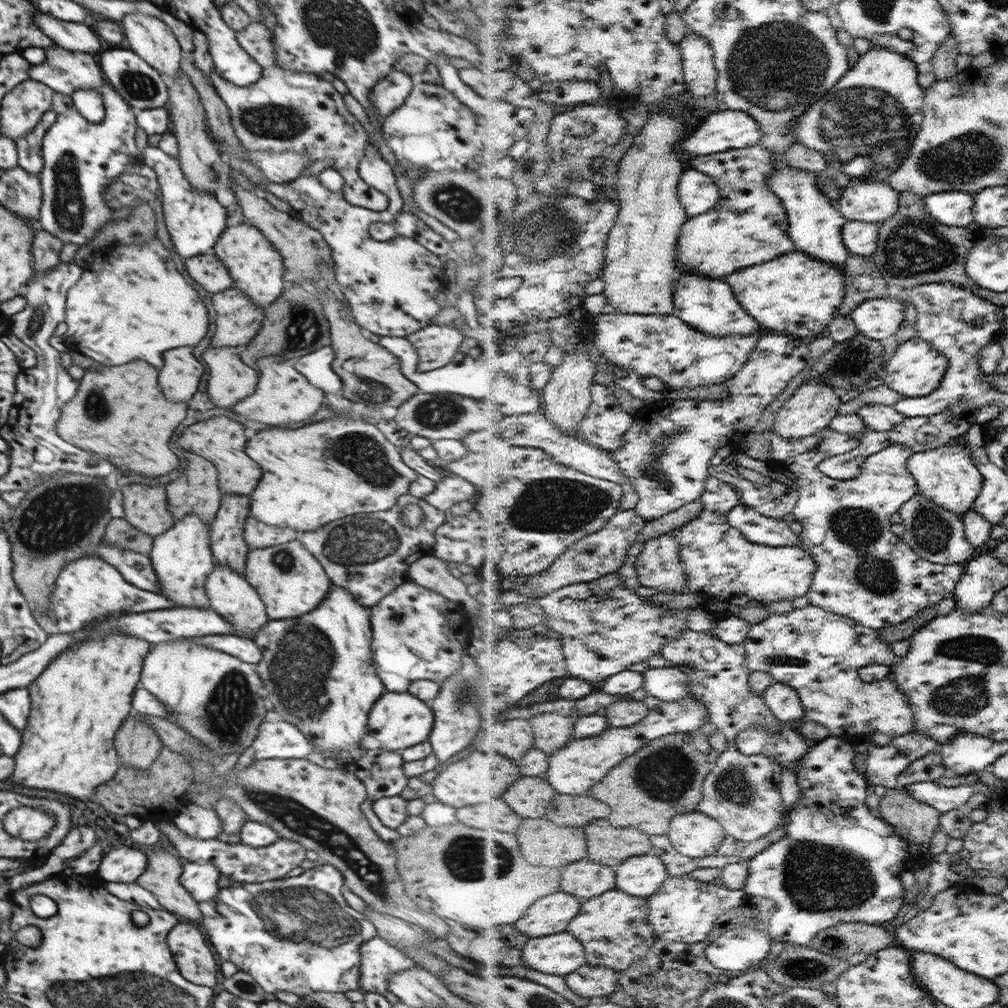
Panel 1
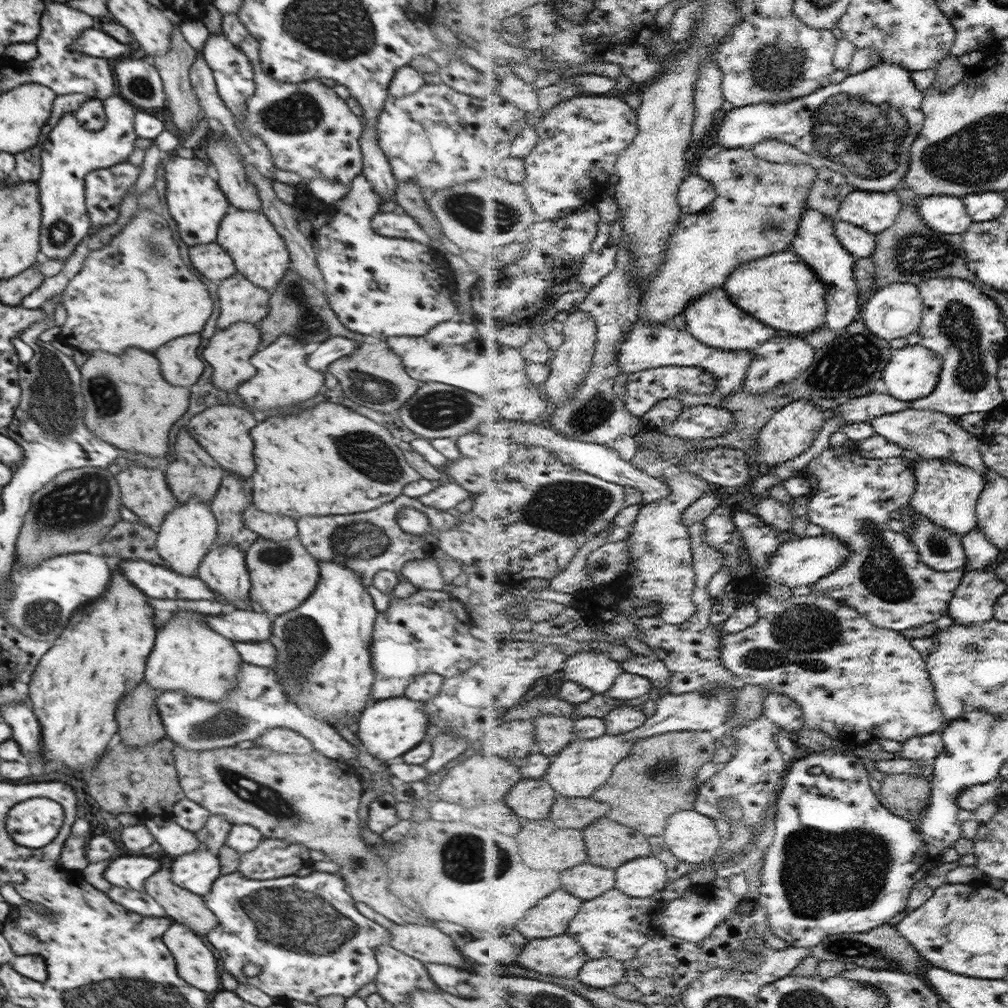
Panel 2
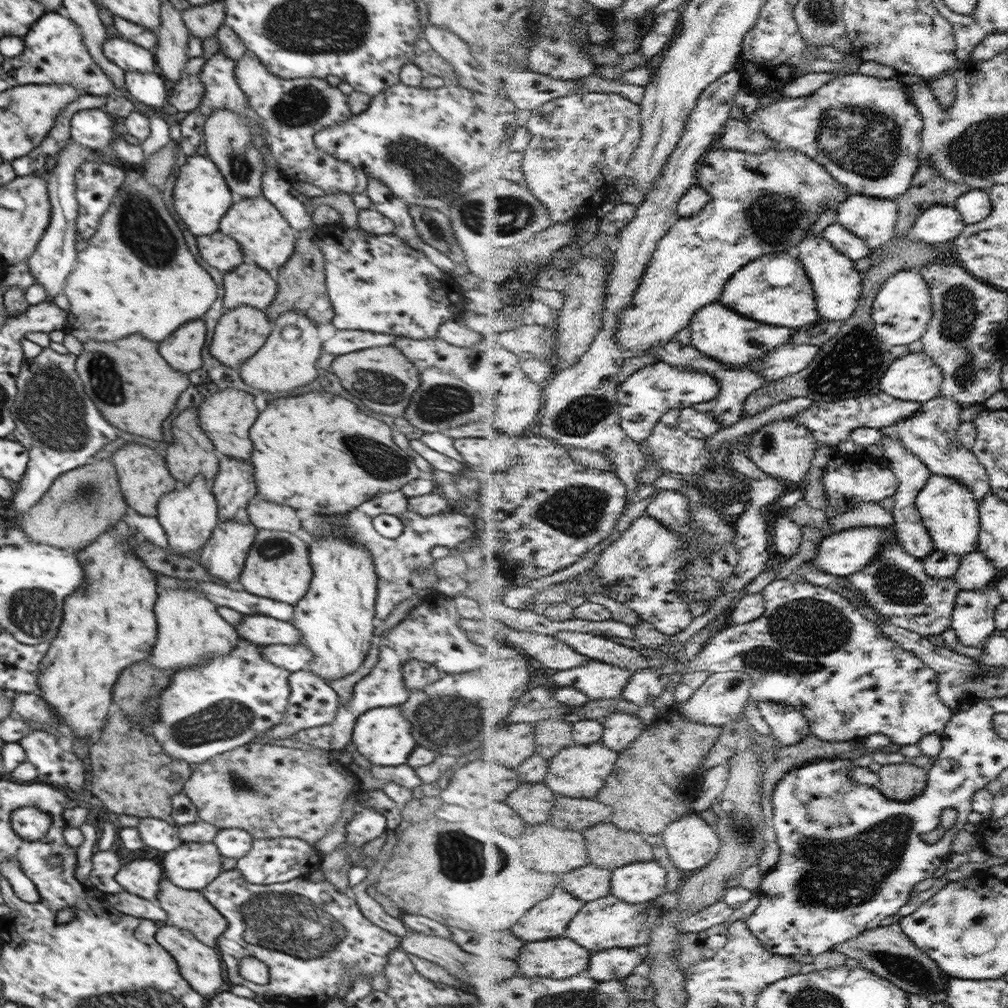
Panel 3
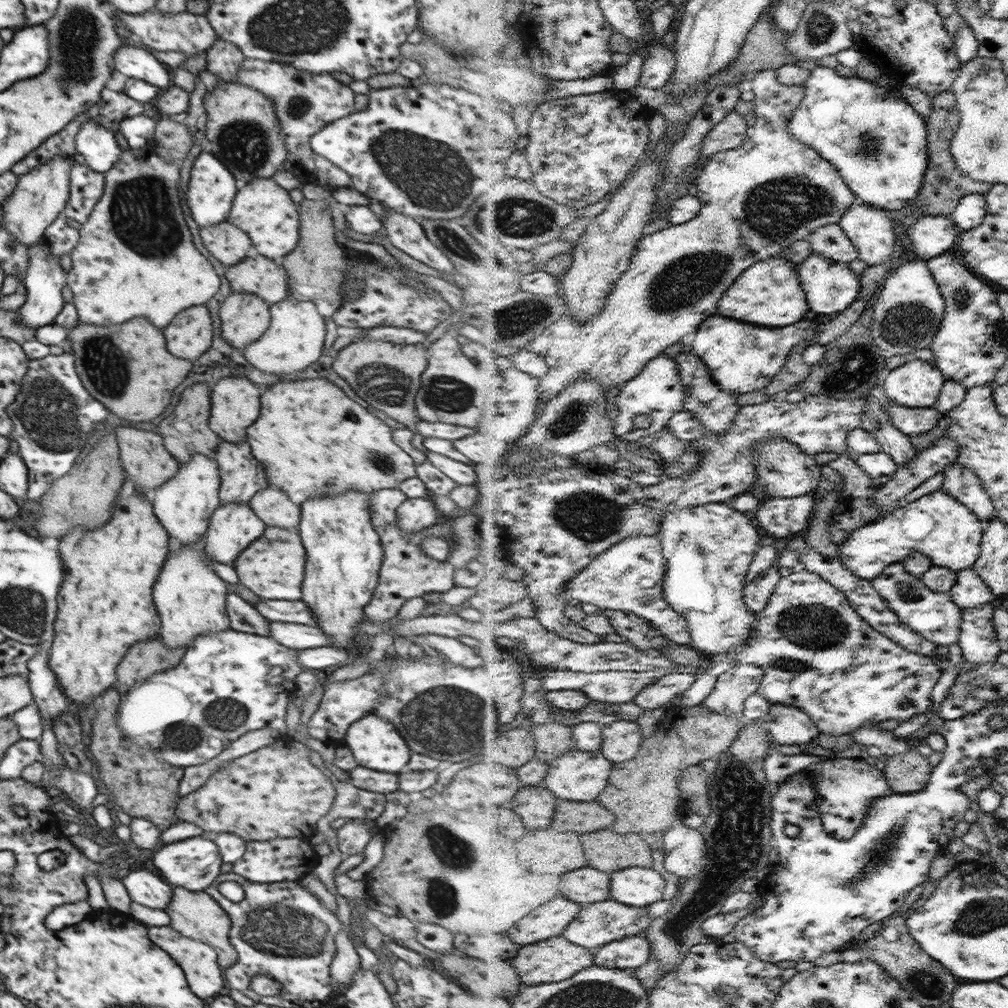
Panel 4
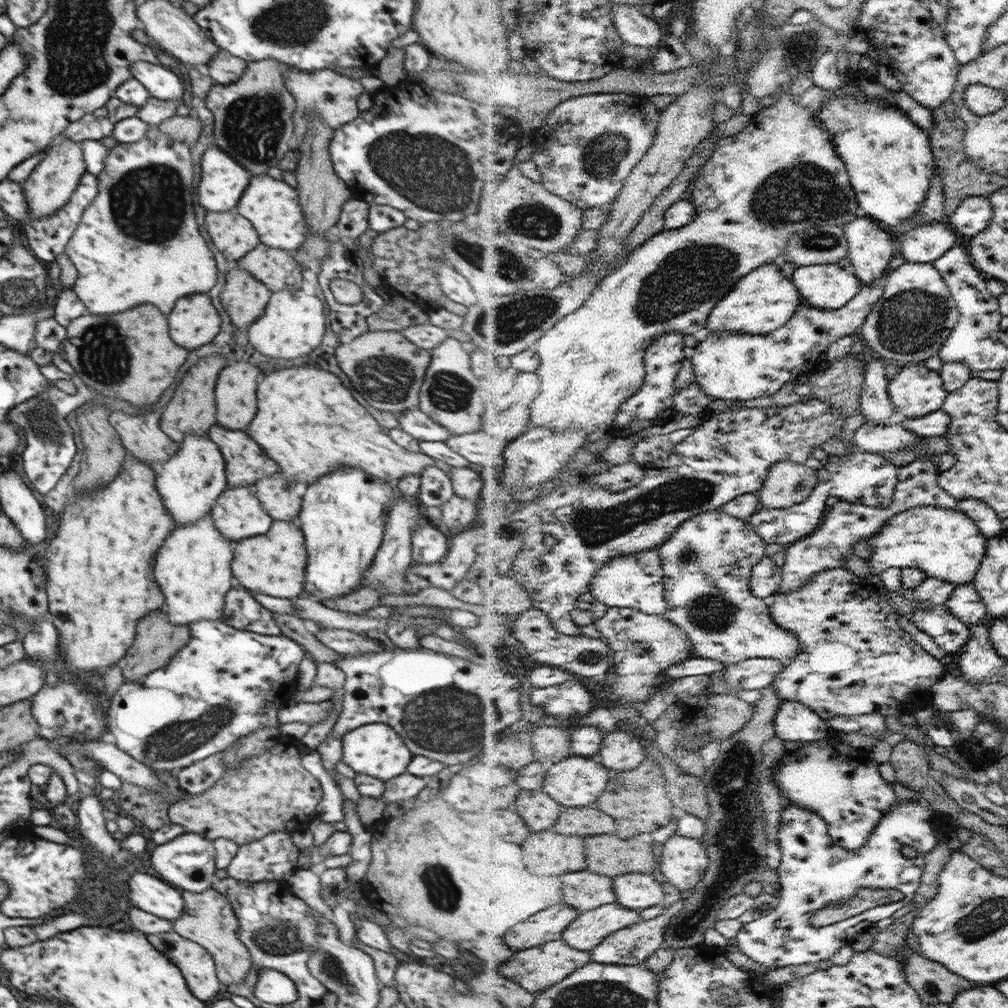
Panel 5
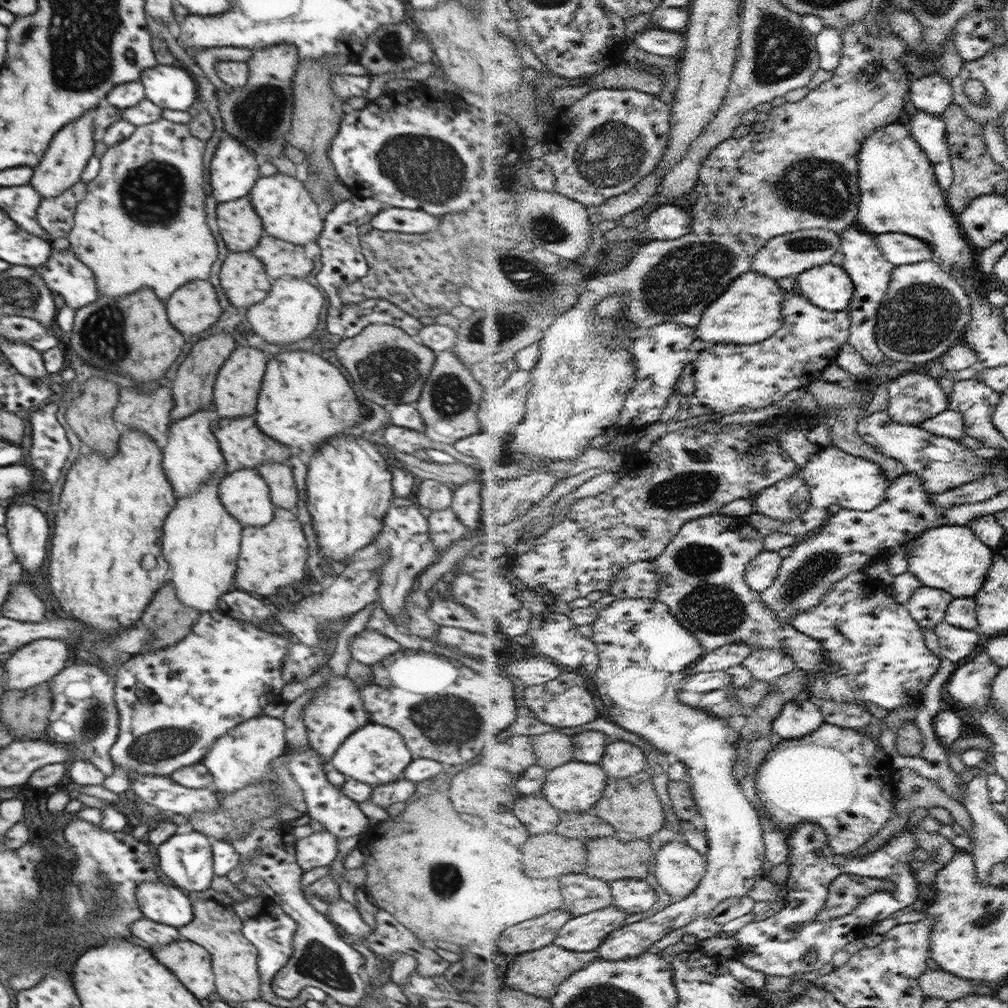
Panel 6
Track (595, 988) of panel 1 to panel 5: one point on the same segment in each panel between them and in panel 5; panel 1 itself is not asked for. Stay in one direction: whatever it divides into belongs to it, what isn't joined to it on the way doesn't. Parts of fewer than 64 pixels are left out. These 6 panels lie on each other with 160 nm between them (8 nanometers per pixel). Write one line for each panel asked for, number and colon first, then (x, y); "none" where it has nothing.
2: (606, 973)
3: (617, 963)
4: (629, 954)
5: (634, 945)

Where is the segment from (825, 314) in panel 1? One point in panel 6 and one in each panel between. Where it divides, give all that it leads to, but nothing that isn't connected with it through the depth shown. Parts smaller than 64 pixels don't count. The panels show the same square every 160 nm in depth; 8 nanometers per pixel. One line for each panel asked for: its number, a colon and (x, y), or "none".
2: (782, 290)
3: (776, 289)
4: (771, 294)
5: (764, 300)
6: (751, 311)

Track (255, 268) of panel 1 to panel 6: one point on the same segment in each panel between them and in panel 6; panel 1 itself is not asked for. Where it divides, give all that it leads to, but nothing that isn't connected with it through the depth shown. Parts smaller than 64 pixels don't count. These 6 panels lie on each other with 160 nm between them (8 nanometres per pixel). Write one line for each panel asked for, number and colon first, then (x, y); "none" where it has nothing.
2: (257, 250)
3: (267, 240)
4: (261, 208)
5: (272, 207)
6: (287, 211)

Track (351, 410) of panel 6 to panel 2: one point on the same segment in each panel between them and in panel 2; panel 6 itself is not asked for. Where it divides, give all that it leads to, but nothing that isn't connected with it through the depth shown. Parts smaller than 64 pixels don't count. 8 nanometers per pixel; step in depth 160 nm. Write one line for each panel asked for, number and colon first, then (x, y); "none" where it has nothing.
2: (324, 460)
3: (314, 448)
4: (311, 439)
5: (306, 421)

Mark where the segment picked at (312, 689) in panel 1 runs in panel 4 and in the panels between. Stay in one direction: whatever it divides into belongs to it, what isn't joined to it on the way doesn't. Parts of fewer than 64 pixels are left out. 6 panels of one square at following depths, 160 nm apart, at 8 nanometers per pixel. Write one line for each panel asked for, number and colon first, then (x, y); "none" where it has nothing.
2: (322, 660)
3: (335, 617)
4: (343, 553)

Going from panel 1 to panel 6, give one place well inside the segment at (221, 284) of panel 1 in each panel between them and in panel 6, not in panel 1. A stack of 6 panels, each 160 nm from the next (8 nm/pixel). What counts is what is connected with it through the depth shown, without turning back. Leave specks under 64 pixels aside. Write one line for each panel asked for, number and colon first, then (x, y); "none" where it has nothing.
2: (210, 260)
3: (220, 251)
4: (228, 244)
5: (234, 236)
6: (240, 228)

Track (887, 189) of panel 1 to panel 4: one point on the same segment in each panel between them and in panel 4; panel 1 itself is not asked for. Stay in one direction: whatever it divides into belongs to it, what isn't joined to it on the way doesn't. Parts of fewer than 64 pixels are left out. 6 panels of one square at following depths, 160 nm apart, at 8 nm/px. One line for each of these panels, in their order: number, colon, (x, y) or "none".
2: (874, 211)
3: (873, 219)
4: (873, 231)

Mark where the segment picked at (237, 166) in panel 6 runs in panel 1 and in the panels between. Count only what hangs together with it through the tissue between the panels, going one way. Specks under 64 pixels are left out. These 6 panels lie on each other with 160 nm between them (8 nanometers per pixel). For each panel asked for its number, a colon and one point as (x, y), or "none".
1: (194, 219)
2: (194, 201)
3: (201, 197)
4: (211, 188)
5: (223, 179)

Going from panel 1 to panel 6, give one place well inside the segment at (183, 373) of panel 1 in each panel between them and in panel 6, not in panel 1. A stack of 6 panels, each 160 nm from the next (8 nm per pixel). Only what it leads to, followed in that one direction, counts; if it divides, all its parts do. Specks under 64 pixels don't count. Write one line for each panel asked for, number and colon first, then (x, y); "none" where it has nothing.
2: (178, 362)
3: (182, 349)
4: (188, 335)
5: (192, 321)
6: (191, 308)

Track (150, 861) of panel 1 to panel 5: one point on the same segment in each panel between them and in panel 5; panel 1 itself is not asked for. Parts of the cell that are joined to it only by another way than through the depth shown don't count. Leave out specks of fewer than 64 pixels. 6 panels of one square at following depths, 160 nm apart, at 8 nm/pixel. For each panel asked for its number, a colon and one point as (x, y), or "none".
2: (184, 907)
3: (188, 910)
4: (195, 915)
5: (207, 918)

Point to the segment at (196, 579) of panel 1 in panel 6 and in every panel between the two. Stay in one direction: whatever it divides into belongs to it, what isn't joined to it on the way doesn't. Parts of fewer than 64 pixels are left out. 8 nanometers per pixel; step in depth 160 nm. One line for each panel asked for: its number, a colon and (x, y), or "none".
2: (187, 532)
3: (188, 514)
4: (183, 505)
5: (188, 483)
6: (191, 455)

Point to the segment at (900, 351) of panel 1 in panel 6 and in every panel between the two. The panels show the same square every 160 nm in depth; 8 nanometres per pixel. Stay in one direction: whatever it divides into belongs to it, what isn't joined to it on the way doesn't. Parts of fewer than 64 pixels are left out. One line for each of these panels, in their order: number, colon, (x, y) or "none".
2: (912, 374)
3: (915, 377)
4: (915, 384)
5: (916, 391)
6: (915, 397)

